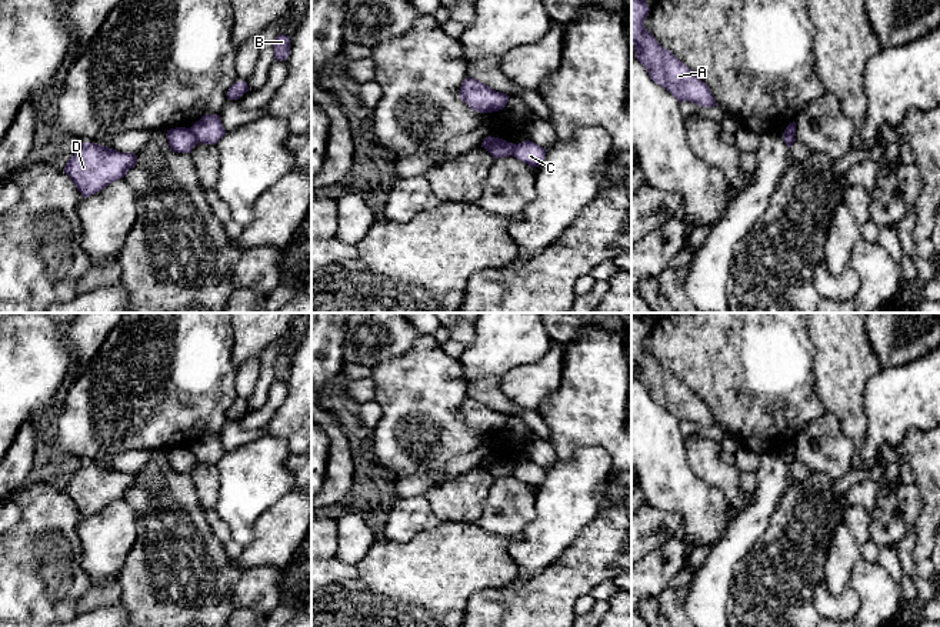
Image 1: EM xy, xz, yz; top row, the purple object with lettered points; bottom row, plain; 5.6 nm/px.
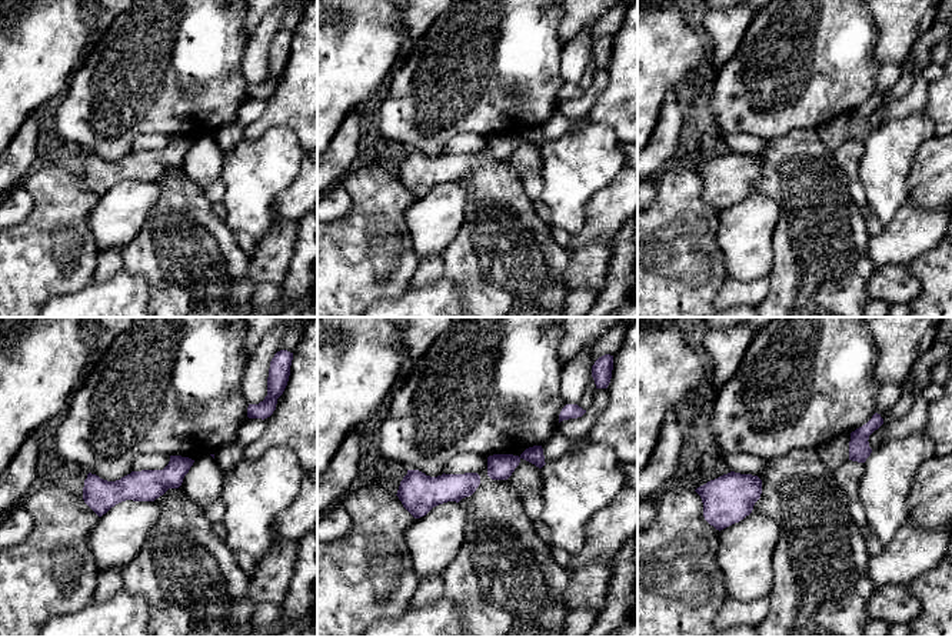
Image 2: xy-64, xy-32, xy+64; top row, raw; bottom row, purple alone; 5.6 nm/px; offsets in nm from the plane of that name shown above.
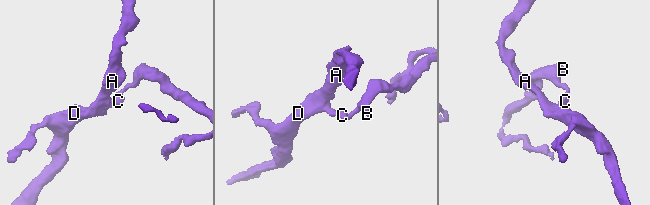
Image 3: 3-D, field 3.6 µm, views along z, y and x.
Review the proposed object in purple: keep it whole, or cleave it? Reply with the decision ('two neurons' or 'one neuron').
two neurons

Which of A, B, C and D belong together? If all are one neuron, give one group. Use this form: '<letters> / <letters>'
A D / B C

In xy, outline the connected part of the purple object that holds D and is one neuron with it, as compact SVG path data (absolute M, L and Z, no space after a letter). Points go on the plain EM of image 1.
M84 461L63 490L84 518L123 498L136 483L134 473Z

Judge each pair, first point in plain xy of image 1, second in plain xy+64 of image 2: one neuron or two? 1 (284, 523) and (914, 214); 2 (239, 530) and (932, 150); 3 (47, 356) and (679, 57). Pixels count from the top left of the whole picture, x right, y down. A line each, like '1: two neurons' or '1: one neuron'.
1: one neuron
2: two neurons
3: one neuron

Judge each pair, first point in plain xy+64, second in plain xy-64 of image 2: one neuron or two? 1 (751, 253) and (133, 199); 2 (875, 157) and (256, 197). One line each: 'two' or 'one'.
1: one
2: one

